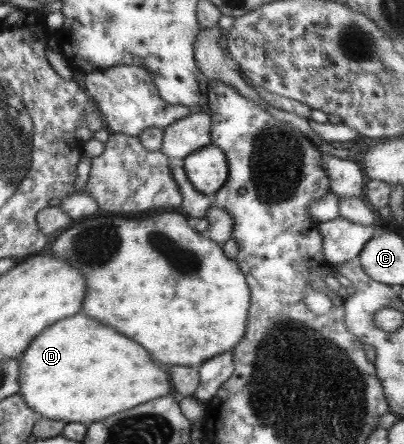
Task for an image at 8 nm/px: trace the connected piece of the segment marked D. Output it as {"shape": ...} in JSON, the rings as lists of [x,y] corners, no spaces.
{"shape":[[[80,312],[44,328],[18,357],[18,393],[25,405],[45,419],[82,424],[84,428],[118,411],[169,395],[172,389],[168,377],[164,371],[154,367],[148,353],[138,343]]]}

